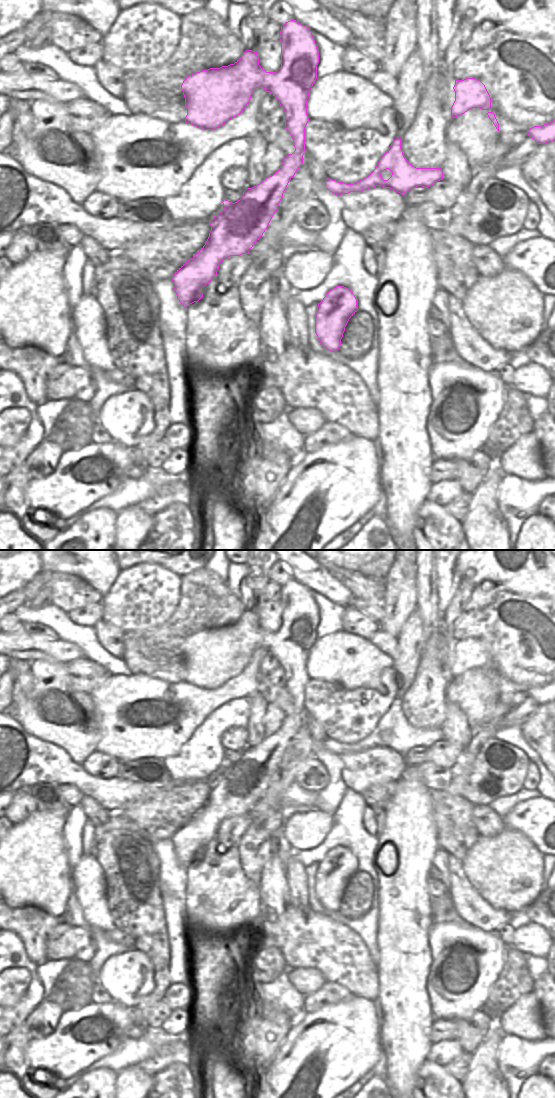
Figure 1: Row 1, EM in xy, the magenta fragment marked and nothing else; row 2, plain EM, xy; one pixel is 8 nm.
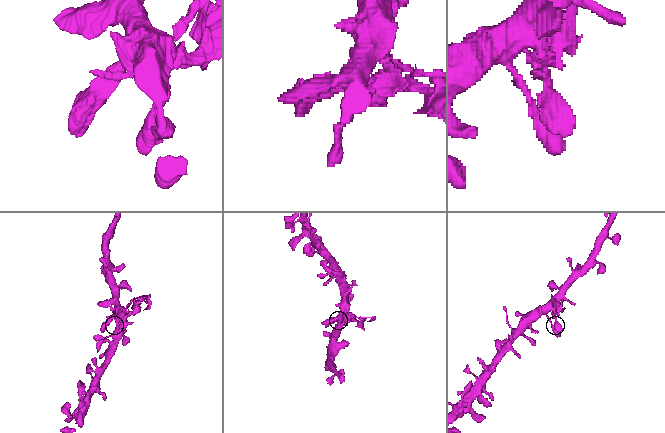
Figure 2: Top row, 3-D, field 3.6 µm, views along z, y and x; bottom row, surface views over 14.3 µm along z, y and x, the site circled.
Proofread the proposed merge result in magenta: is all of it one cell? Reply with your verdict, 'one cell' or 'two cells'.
two cells

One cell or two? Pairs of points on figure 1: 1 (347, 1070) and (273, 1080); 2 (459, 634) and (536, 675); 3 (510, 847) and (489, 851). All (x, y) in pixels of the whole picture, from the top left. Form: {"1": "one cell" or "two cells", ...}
{"1": "one cell", "2": "one cell", "3": "one cell"}

